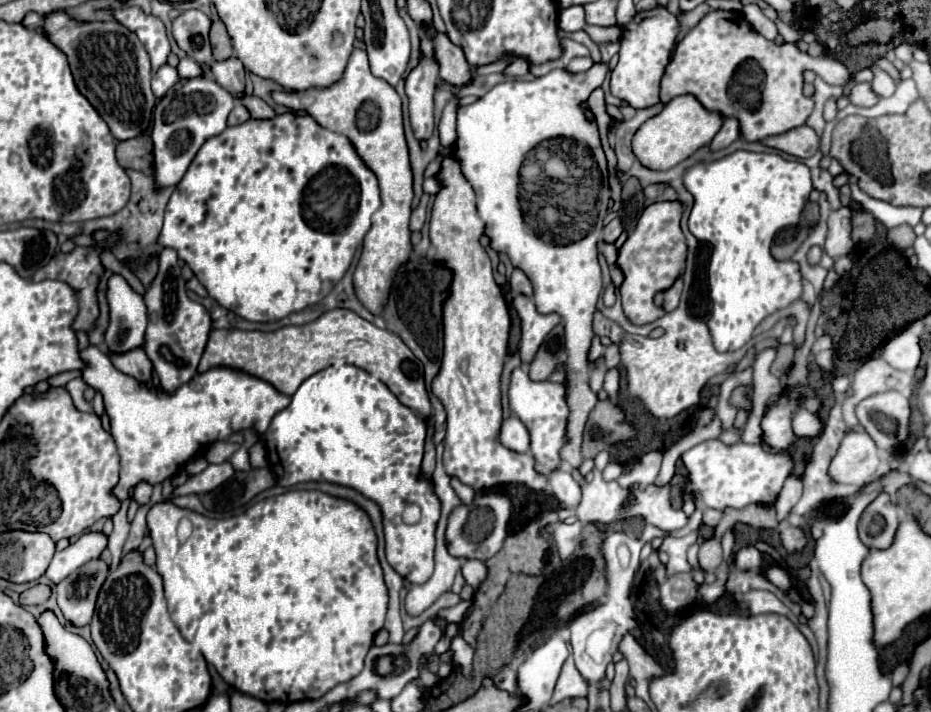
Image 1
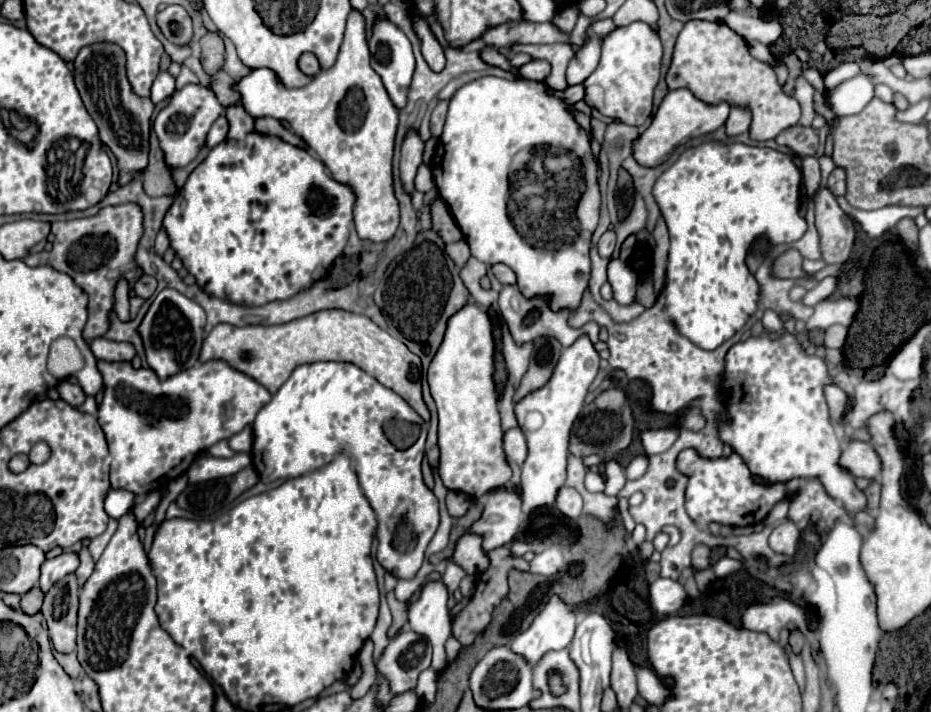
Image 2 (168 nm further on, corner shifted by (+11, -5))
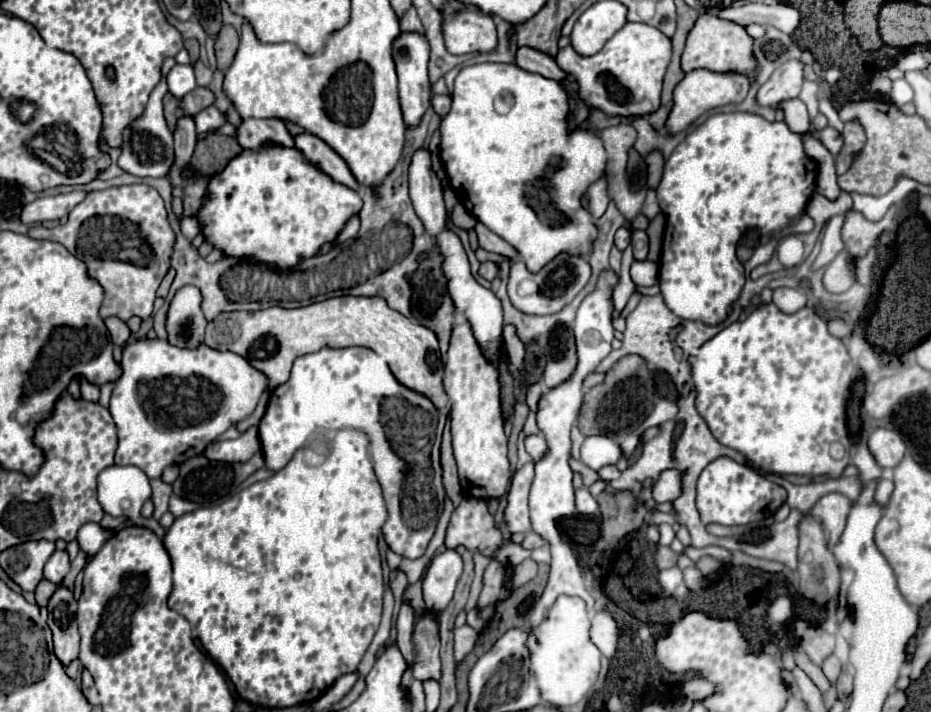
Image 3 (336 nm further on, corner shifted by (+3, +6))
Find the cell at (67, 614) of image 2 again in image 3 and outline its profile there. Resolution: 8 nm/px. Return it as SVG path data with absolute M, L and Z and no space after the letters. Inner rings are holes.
M58 587L48 603L48 627L52 631L54 641L54 655L60 659L64 667L68 667L74 659L78 659L80 647L80 633L76 621L76 601L72 591Z

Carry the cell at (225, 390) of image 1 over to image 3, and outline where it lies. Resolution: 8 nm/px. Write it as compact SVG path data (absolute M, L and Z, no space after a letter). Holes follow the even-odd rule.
M168 339L132 341L122 353L122 369L110 399L110 413L118 427L116 465L136 465L150 479L160 477L168 465L180 465L182 461L204 453L208 443L256 409L260 395L268 387L268 377L232 351L218 351L208 345L198 345L196 349L176 347L170 345ZM206 385L216 391L202 391Z

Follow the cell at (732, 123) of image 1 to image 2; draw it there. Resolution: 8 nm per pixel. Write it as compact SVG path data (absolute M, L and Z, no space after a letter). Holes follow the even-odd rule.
M732 108L724 126L726 126L728 136L744 134L750 128L750 116L748 116L748 112L744 112L744 108Z

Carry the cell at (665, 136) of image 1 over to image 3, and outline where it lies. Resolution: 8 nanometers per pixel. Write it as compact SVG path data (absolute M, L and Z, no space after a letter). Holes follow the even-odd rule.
M694 69L694 71L686 73L684 79L674 89L674 107L670 111L666 127L668 127L670 133L684 131L686 127L690 127L692 121L696 121L708 109L744 101L744 97L748 95L748 89L750 89L750 79L742 73L734 73L734 71L714 73L714 71L708 71L708 69Z

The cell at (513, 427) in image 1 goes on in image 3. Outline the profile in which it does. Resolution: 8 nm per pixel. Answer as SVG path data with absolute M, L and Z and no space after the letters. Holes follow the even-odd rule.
M530 435L526 439L526 451L532 455L534 461L540 461L548 453L548 445L544 435Z

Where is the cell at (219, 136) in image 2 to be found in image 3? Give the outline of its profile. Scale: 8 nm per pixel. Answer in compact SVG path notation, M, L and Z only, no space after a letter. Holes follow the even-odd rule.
M206 107L202 109L200 113L196 113L194 117L194 123L196 123L196 131L202 133L202 131L210 131L210 129L216 129L224 123L224 115L216 109L216 107Z

